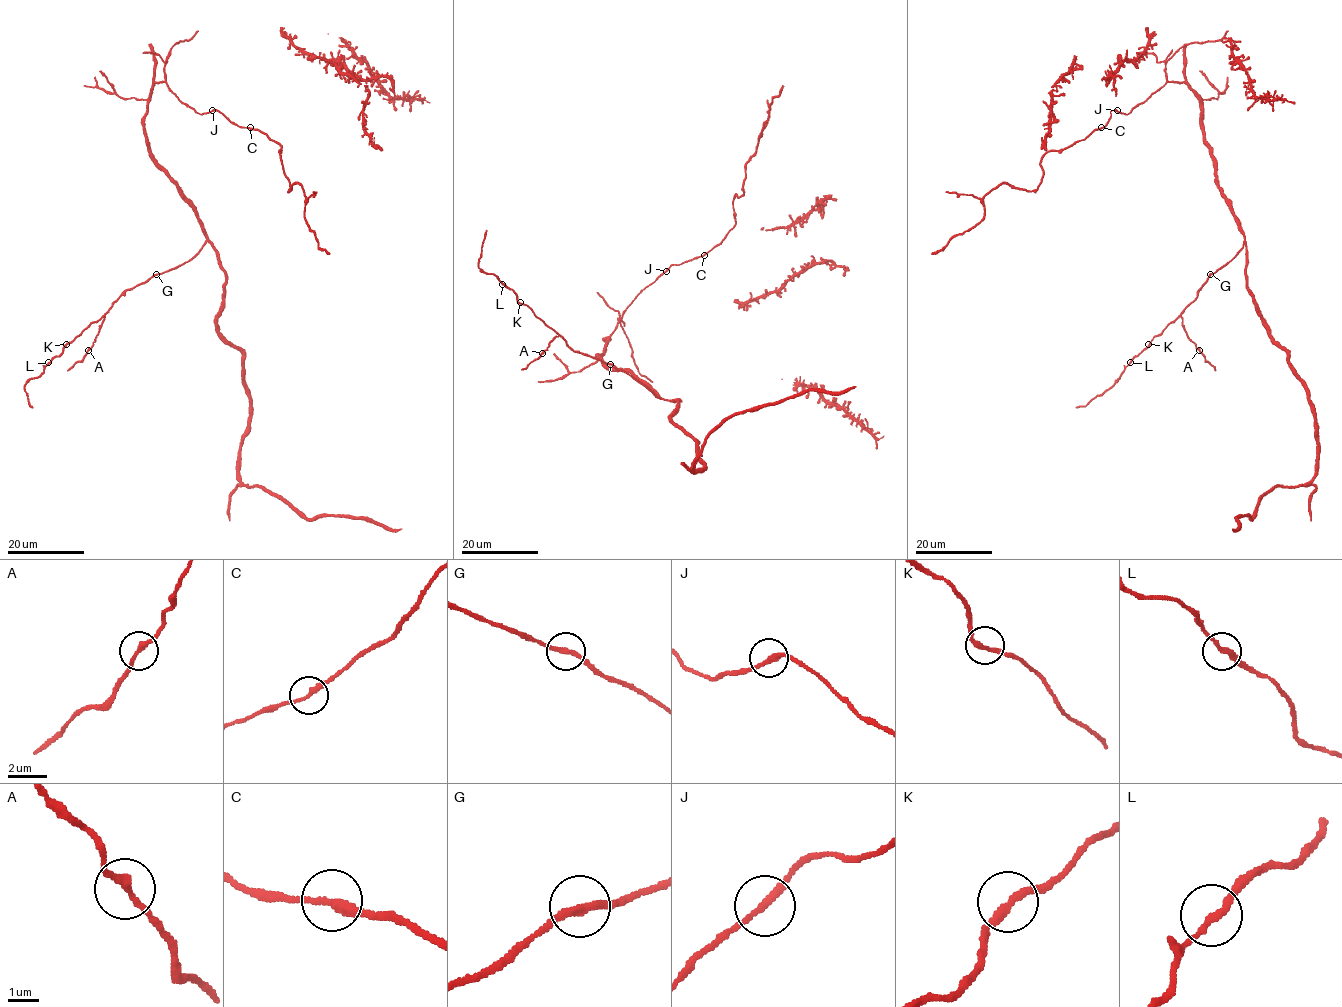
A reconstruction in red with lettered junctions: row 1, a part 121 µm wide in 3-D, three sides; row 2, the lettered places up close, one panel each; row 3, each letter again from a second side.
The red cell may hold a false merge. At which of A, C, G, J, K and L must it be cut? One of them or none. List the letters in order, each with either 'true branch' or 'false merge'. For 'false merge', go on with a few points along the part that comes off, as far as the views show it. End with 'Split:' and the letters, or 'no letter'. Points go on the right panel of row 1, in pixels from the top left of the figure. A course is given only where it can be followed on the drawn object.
A: true branch
C: true branch
G: true branch
J: true branch
K: true branch
L: true branch
Split: no letter

